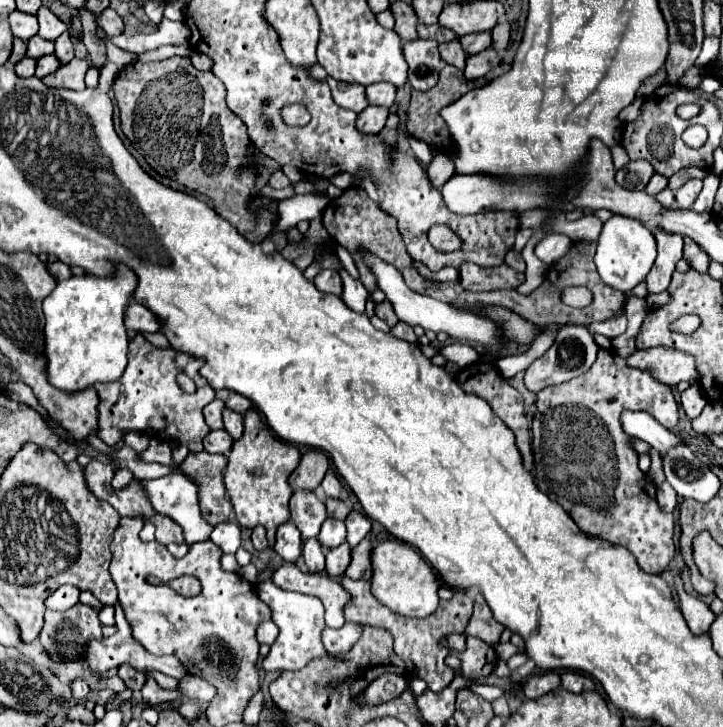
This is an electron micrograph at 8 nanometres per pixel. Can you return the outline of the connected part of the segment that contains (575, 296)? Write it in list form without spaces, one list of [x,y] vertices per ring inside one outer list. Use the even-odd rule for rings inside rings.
[[[567,287],[561,292],[564,304],[573,308],[583,308],[592,302],[593,295],[586,287]]]

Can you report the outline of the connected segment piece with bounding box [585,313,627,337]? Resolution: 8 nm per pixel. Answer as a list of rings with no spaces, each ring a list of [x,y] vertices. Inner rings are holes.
[[[617,313],[615,317],[607,319],[607,321],[601,321],[601,323],[589,323],[585,325],[591,333],[599,333],[599,335],[605,335],[605,337],[617,337],[621,335],[625,329],[627,329],[627,317],[623,313]]]

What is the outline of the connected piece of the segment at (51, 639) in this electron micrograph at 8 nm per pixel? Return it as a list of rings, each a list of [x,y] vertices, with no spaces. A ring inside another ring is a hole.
[[[83,603],[67,611],[47,611],[45,625],[39,635],[43,649],[65,661],[79,661],[85,655],[83,647],[91,639],[101,639],[99,613]],[[71,623],[71,625],[65,625]]]

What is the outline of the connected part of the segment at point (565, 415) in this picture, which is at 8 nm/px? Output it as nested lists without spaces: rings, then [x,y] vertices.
[[[601,349],[599,355],[597,355],[597,361],[595,365],[583,373],[581,377],[573,379],[573,381],[567,381],[565,385],[555,385],[555,391],[539,391],[537,395],[537,413],[533,417],[533,427],[531,427],[531,433],[533,433],[533,455],[535,455],[535,479],[537,479],[537,487],[547,495],[551,497],[553,501],[557,501],[571,517],[573,521],[587,533],[587,535],[593,535],[593,537],[599,537],[599,539],[605,539],[605,541],[613,541],[615,545],[623,545],[625,549],[629,549],[633,553],[633,557],[637,559],[637,565],[645,571],[645,573],[657,573],[657,571],[663,571],[669,561],[673,559],[675,555],[675,545],[673,545],[673,529],[675,529],[675,519],[671,513],[663,513],[657,505],[657,499],[655,499],[655,485],[647,479],[647,475],[637,467],[637,453],[631,449],[629,445],[629,437],[627,433],[623,433],[623,429],[619,429],[619,413],[625,411],[625,409],[631,409],[631,411],[647,411],[651,413],[663,427],[667,429],[673,429],[677,425],[677,403],[673,399],[673,393],[671,393],[671,387],[659,383],[657,379],[651,377],[649,371],[639,371],[639,369],[633,369],[633,367],[627,367],[625,365],[625,359],[619,357],[615,351],[605,351]]]

